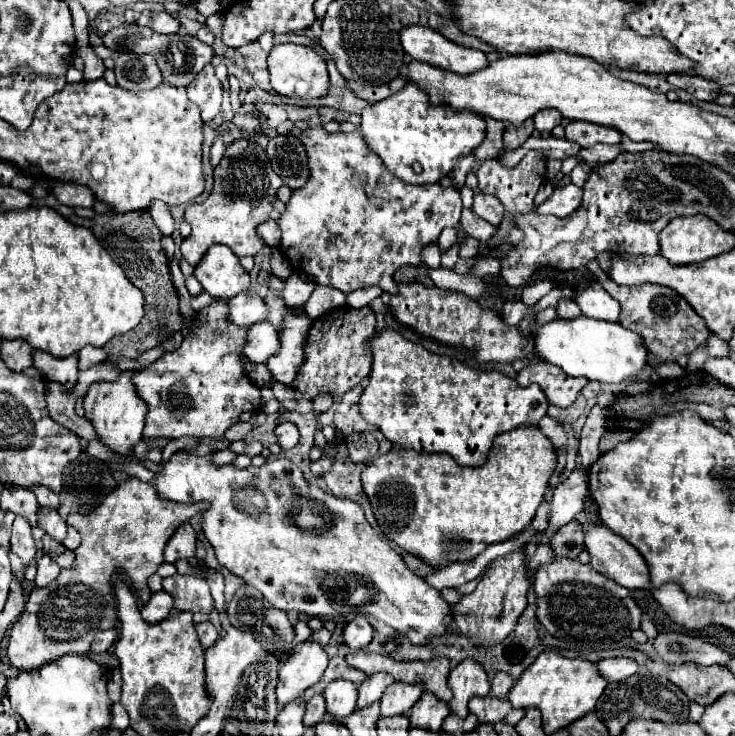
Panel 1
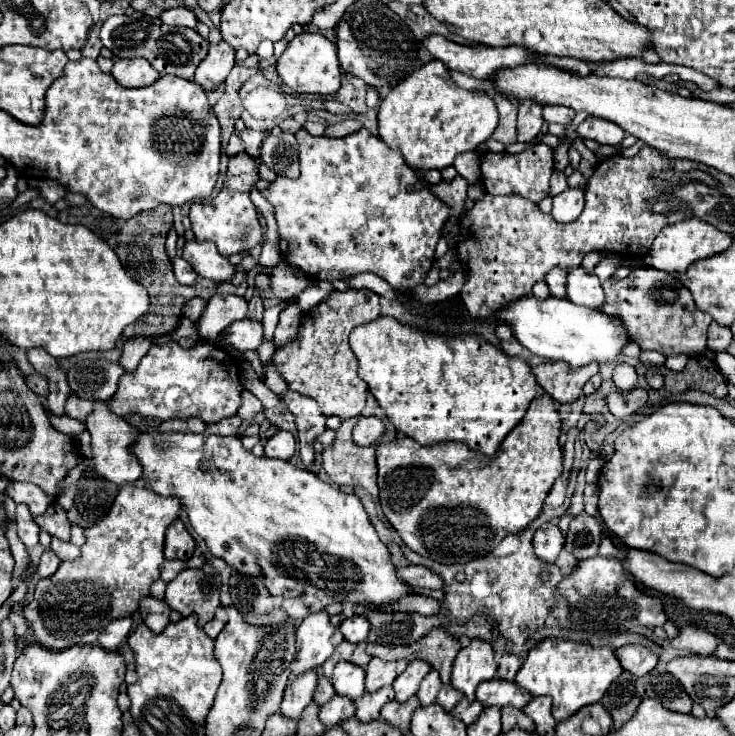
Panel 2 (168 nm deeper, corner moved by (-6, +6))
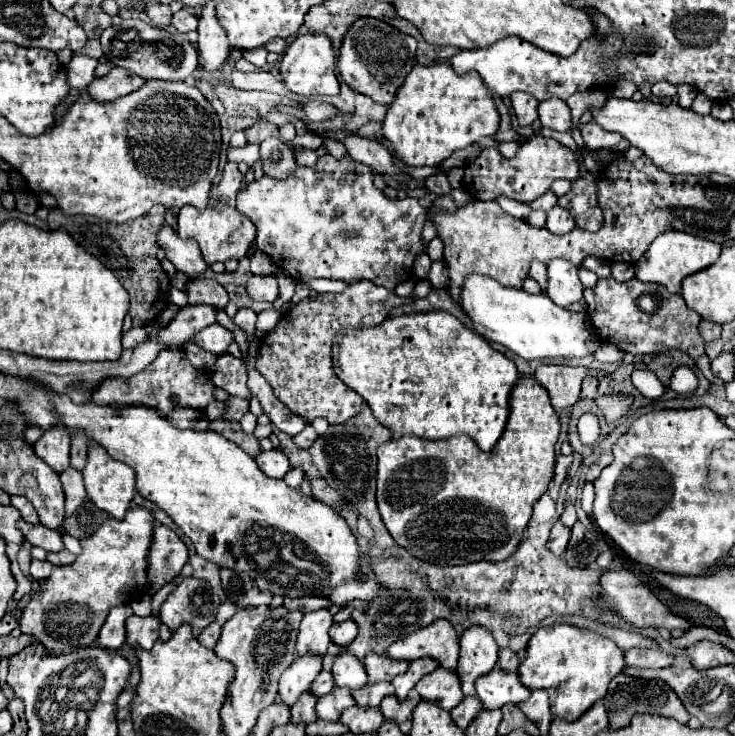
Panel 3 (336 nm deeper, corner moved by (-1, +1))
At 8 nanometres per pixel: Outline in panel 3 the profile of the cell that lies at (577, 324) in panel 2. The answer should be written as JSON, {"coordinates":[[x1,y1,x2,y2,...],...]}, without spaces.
{"coordinates":[[471,273,461,285,459,303,471,319,475,333,491,343,499,343,523,359,559,359,559,357,585,357,593,355,601,341,595,329,587,323,587,313,571,313,557,307,545,293,531,295,523,289,499,285,491,277]]}

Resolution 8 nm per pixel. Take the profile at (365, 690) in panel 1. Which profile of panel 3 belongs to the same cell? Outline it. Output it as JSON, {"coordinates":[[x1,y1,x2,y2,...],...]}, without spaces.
{"coordinates":[[367,653,363,663,365,663,367,675,369,675,369,683,393,681,393,677,405,673,409,667,407,661,393,661,391,657,379,655,379,653]]}

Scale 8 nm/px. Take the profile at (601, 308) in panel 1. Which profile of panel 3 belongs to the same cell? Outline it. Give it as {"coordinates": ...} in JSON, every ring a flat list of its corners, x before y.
{"coordinates":[[565,259,549,261,545,293,559,307,567,307,567,305,583,299,583,285,577,277,577,267,569,265,569,261,565,261]]}

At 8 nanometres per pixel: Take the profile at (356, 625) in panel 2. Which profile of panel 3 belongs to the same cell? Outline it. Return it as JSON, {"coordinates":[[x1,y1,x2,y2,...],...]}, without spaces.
{"coordinates":[[343,621,343,623,335,623,331,629,329,629,329,637,335,645,341,645,341,647,347,647,355,637,357,637,357,625,355,621]]}

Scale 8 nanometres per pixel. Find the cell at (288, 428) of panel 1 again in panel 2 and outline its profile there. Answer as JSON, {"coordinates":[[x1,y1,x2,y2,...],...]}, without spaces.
{"coordinates":[[278,430,268,442,266,442,266,456,268,458,280,458,290,460,296,452,296,438,288,430]]}

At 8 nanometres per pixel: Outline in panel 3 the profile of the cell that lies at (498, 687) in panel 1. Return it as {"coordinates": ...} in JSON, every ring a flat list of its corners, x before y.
{"coordinates":[[501,649,499,651,499,667,501,669,507,669,507,671,517,671,521,659,519,659,519,653,511,651,511,649]]}

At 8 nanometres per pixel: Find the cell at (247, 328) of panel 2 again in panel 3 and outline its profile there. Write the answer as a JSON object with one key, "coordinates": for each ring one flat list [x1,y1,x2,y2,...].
{"coordinates":[[209,325,209,329,197,333,197,337,193,339,195,345,199,345,201,349,215,353,215,355,225,353,231,341,233,341,233,333,221,325]]}

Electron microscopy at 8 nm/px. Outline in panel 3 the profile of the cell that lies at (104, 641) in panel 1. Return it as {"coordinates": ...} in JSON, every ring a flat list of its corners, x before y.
{"coordinates":[[117,605,109,611,109,617,105,621,105,625,101,627,101,633,97,637,97,643,105,649,115,651,117,647,121,647,125,643,125,621,131,615,131,607,129,605]]}

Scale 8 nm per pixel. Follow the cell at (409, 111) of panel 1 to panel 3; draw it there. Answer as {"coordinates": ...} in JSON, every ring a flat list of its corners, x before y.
{"coordinates":[[449,61,417,65,397,91,393,105,387,109,383,133,395,147,395,157,409,167,437,167,453,151,463,149,481,137,493,137,499,129,499,111,493,93,481,85,477,73,457,75]]}

